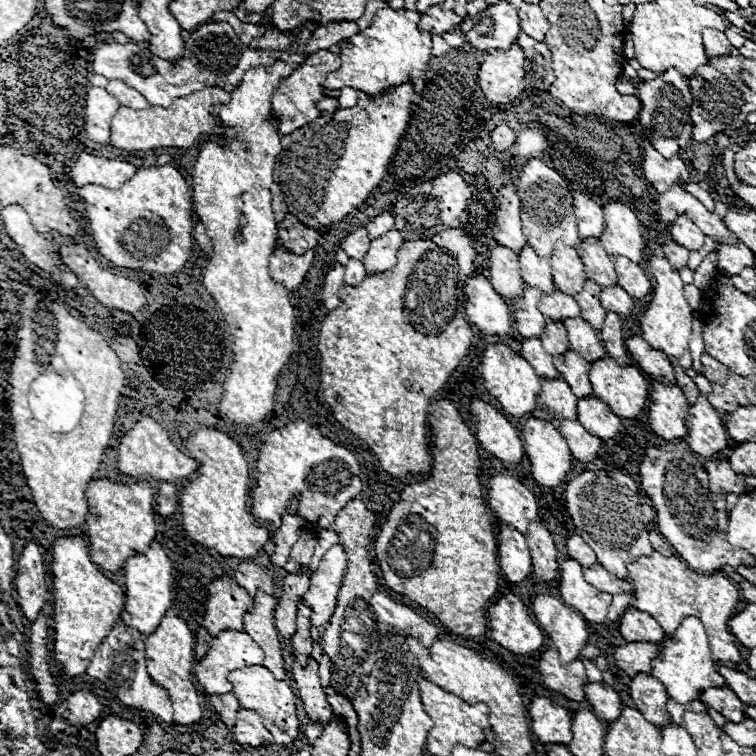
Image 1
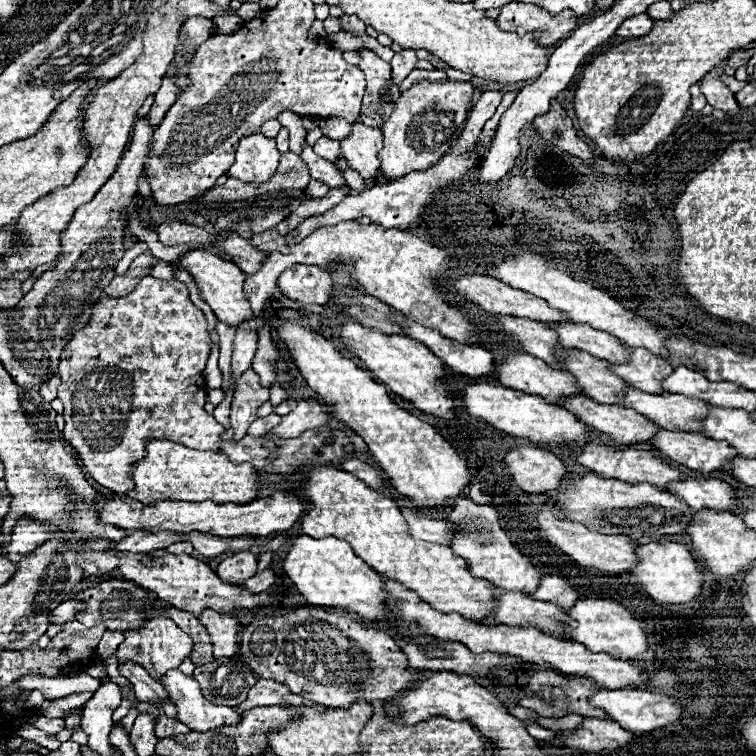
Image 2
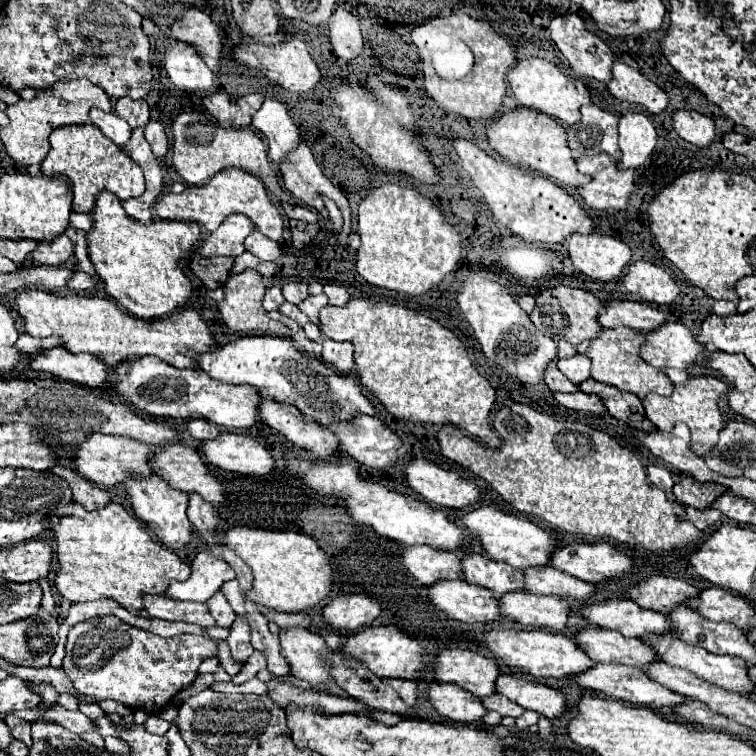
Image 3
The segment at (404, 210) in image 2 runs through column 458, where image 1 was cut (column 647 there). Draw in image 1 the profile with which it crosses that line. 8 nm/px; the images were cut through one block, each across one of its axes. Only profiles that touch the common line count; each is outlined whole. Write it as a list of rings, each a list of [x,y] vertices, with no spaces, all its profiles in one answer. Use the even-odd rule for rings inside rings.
[[[644,140],[642,170],[644,170],[644,178],[656,188],[656,192],[666,192],[672,184],[678,184],[678,176],[682,176],[682,180],[690,180],[684,162],[678,156],[666,160],[658,150],[654,150],[650,140]]]

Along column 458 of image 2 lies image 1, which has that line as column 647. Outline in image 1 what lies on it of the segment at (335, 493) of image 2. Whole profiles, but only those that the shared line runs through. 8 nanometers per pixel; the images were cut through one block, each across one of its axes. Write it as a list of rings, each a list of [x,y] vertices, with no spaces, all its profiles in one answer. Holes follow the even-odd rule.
[[[652,552],[650,556],[630,564],[628,576],[634,582],[634,596],[636,596],[634,608],[648,612],[654,620],[658,620],[666,636],[674,636],[678,624],[686,616],[694,616],[702,620],[706,628],[710,654],[714,656],[714,660],[742,664],[742,654],[734,644],[734,636],[730,634],[728,628],[728,620],[730,616],[734,616],[734,610],[740,602],[740,592],[730,578],[726,578],[724,574],[698,574],[690,570],[688,564],[678,556],[666,558],[658,552]]]

